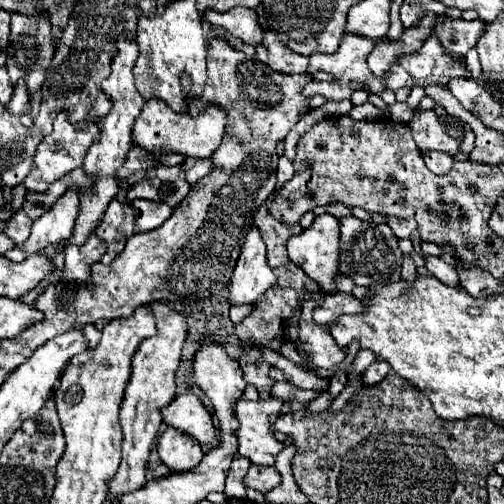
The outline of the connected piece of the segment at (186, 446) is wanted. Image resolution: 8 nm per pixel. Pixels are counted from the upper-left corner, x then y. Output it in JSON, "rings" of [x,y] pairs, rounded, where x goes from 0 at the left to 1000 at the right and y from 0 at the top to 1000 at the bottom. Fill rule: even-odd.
{"rings":[[[329,849],[329,857],[313,869],[313,901],[321,921],[329,921],[341,937],[381,933],[405,905],[393,873],[349,849]]]}

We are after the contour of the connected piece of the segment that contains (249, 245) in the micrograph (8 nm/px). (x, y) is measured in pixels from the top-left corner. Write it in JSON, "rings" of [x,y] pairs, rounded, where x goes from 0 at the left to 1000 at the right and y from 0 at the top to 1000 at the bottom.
{"rings":[[[500,452],[480,488],[476,512],[464,532],[456,599],[504,603],[532,571],[548,563],[548,548],[528,516],[528,488],[512,452]]]}

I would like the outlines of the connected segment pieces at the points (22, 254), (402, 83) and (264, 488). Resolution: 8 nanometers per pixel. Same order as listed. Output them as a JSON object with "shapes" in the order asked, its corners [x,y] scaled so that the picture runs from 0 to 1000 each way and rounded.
{"shapes":[[[[139,373],[127,389],[115,393],[115,401],[95,421],[87,421],[75,437],[67,437],[60,472],[48,484],[32,488],[28,496],[12,500],[8,508],[24,520],[40,520],[99,484],[135,476],[147,456],[151,425],[155,425],[155,381],[151,373]]],[[[792,125],[776,131],[764,155],[764,175],[786,183],[798,173],[819,175],[823,169],[817,163],[813,149],[802,139]]],[[[496,925],[492,940],[484,944],[484,964],[504,968],[512,976],[532,976],[544,964],[556,960],[556,940],[548,937],[544,925]]]]}

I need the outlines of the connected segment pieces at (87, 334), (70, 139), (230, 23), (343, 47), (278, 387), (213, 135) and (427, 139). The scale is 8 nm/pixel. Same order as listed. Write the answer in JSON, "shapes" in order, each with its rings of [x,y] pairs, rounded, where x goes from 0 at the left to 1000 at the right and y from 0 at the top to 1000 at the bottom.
{"shapes":[[[[183,643],[167,647],[167,651],[163,651],[163,659],[167,659],[167,671],[171,671],[175,694],[179,694],[179,690],[190,690],[190,687],[194,687],[194,675],[198,675],[198,659],[194,659]]],[[[115,226],[111,230],[111,242],[107,242],[107,262],[99,270],[91,270],[75,298],[71,298],[71,310],[67,310],[67,321],[71,321],[71,333],[63,337],[63,345],[56,345],[56,353],[48,357],[52,361],[52,373],[60,381],[71,381],[71,385],[83,385],[95,377],[95,369],[103,361],[111,361],[115,353],[123,353],[127,345],[143,341],[147,333],[159,333],[163,329],[163,317],[167,317],[167,306],[171,298],[183,290],[183,282],[194,282],[198,278],[198,258],[190,246],[175,246],[171,254],[155,258],[151,250],[143,250],[135,242],[135,230],[131,226]]],[[[460,16],[440,28],[425,24],[425,20],[411,20],[401,32],[401,42],[448,56],[460,71],[476,75],[480,83],[488,83],[496,91],[512,91],[520,83],[524,60],[516,52],[504,20]]],[[[687,63],[683,75],[679,75],[679,87],[671,95],[671,103],[663,107],[635,107],[635,103],[623,103],[611,111],[611,147],[623,147],[623,143],[651,143],[663,151],[659,163],[631,163],[631,190],[643,190],[651,194],[655,202],[671,202],[671,198],[683,198],[698,187],[698,179],[690,175],[690,163],[694,159],[710,159],[718,163],[726,175],[734,175],[742,187],[758,187],[762,183],[762,155],[750,159],[742,155],[738,147],[730,147],[730,135],[726,135],[726,111],[738,103],[738,91],[746,83],[738,83],[734,75],[722,75],[722,71],[710,71],[710,67],[694,67]]],[[[548,758],[544,766],[540,766],[540,790],[556,790],[556,794],[571,794],[571,786],[575,790],[583,790],[583,778],[587,778],[591,770],[587,766],[579,766],[575,758]]],[[[298,194],[286,202],[266,250],[262,250],[262,282],[290,302],[302,306],[361,306],[377,313],[417,313],[417,306],[437,290],[444,274],[448,226],[433,210],[413,210],[405,226],[377,230],[377,226],[349,226],[337,210],[313,194]]],[[[861,218],[849,222],[821,222],[821,234],[810,242],[821,282],[833,302],[853,302],[853,298],[873,298],[885,306],[905,306],[913,286],[889,270],[885,250],[873,246],[869,230]]]]}

